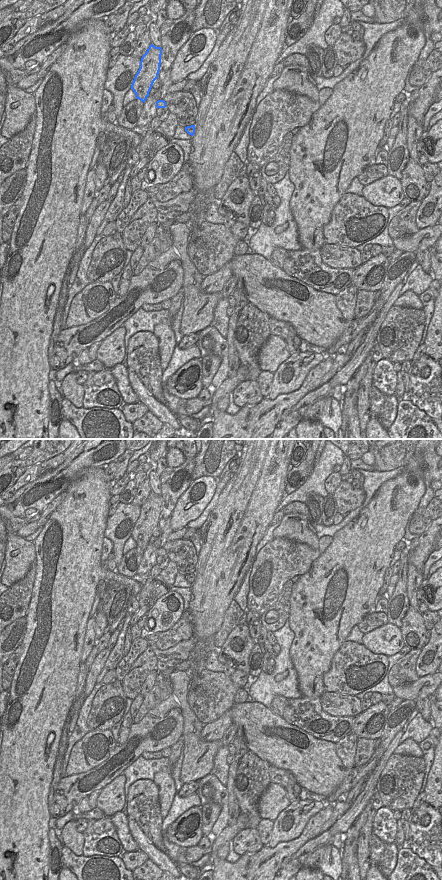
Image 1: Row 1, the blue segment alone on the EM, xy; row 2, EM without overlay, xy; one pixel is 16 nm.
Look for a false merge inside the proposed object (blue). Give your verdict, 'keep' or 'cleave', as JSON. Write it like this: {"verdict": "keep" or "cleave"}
{"verdict": "cleave"}

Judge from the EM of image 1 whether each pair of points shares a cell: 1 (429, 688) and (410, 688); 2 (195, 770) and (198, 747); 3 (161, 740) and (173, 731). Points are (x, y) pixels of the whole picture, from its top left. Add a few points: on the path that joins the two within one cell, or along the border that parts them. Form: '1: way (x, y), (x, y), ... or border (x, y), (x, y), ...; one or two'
1: way (424, 688), (421, 691), (415, 690); one
2: way (196, 764), (198, 753); one
3: way (164, 737), (170, 732); one

